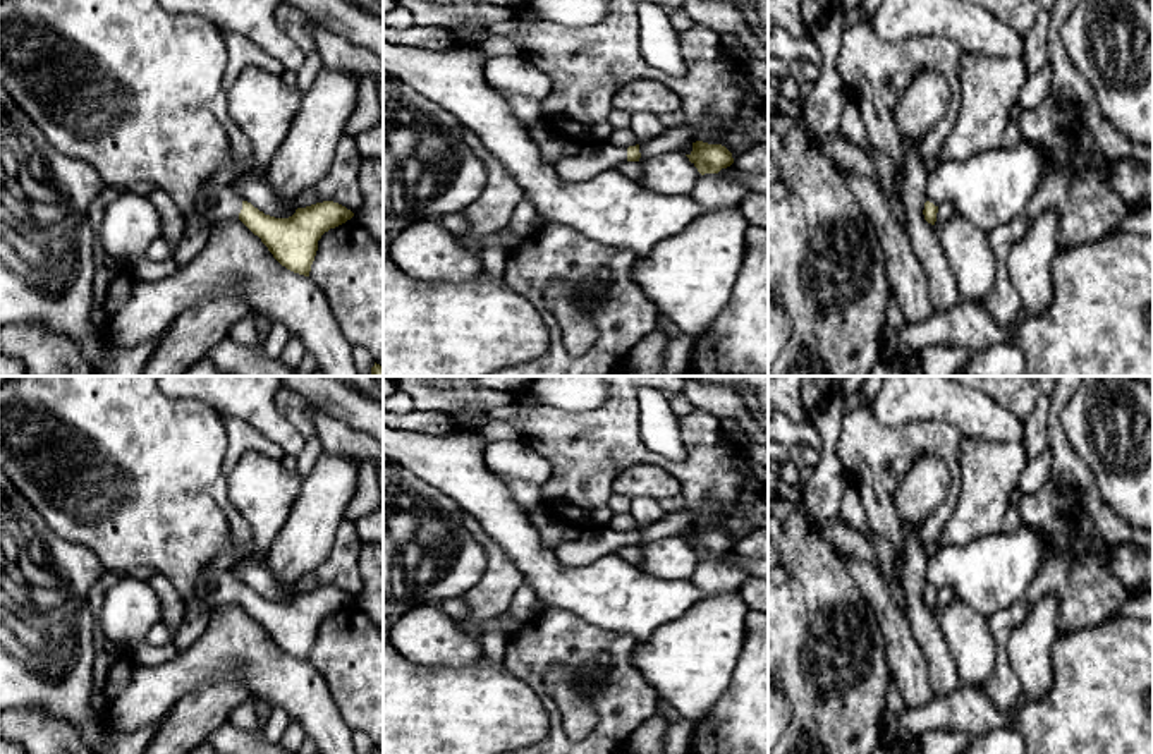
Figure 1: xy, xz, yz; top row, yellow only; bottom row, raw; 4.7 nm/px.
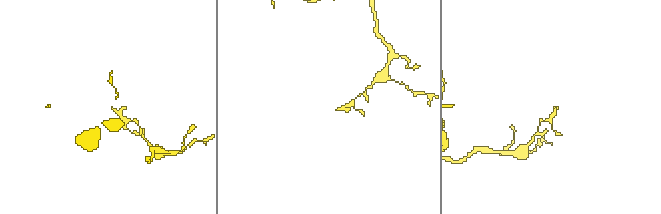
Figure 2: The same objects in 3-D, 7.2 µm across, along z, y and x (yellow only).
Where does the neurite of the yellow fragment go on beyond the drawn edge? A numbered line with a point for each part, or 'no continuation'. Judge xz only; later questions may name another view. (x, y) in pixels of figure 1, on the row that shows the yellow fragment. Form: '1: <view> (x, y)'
1: xz (598, 157)

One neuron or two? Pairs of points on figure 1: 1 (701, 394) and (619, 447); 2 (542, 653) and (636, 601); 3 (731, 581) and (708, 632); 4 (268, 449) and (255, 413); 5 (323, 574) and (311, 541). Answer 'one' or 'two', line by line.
1: two
2: two
3: two
4: two
5: two

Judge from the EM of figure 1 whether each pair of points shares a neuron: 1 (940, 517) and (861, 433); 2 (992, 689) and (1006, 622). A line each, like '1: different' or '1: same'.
1: same
2: same

